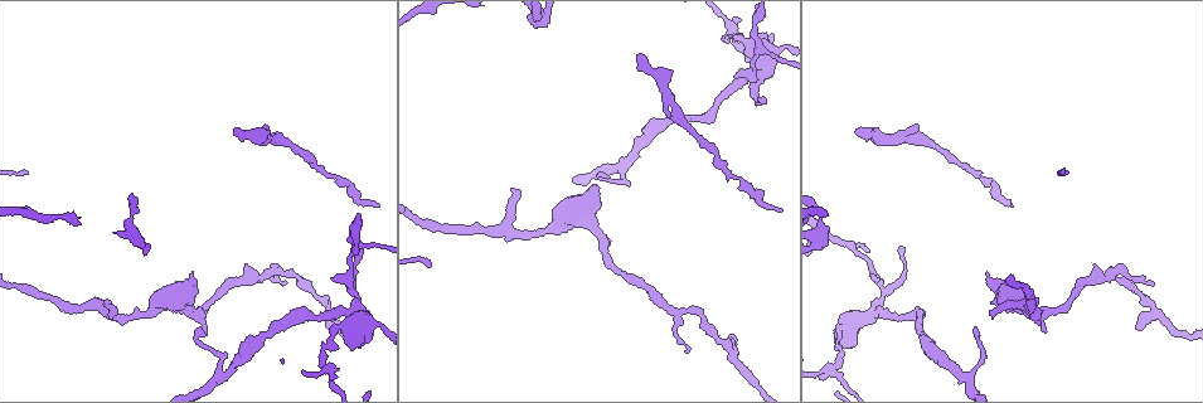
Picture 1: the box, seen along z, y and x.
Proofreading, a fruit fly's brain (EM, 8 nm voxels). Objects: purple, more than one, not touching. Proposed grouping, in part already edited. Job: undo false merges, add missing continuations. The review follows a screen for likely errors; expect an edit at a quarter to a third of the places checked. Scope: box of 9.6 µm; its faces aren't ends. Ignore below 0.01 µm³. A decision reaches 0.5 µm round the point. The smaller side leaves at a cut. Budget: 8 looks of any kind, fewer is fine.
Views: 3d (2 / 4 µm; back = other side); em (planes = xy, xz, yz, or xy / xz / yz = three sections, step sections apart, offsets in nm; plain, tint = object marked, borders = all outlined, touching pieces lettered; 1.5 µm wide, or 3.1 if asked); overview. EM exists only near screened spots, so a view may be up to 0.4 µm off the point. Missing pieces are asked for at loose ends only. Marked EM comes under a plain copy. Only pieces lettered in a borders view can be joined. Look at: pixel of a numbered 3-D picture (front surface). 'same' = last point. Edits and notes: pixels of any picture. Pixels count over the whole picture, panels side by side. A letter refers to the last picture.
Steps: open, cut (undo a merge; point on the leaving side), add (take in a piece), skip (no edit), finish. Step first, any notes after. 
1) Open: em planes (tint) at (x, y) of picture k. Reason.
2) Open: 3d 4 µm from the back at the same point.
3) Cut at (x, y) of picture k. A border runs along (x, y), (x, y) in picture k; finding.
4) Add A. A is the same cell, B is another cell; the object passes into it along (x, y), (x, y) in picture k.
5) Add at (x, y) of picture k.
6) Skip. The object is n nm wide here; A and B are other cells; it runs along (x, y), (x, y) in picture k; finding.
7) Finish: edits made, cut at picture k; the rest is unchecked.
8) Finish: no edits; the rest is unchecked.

Open: em planes (borders) at (637, 55) of picture 1. Free end.

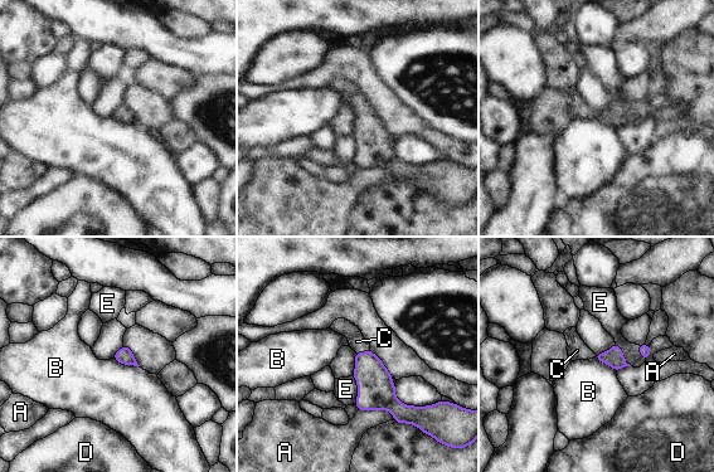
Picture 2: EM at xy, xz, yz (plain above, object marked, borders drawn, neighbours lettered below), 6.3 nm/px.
Add C. C is the same cell, A, B, D and E are other cells; the object passes into it along (375, 389), (362, 353), (356, 341) in picture 2; it goes on there.

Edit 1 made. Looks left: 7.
Open: em planes (borders) at (536, 18) of picture 1. Narrows sharply.

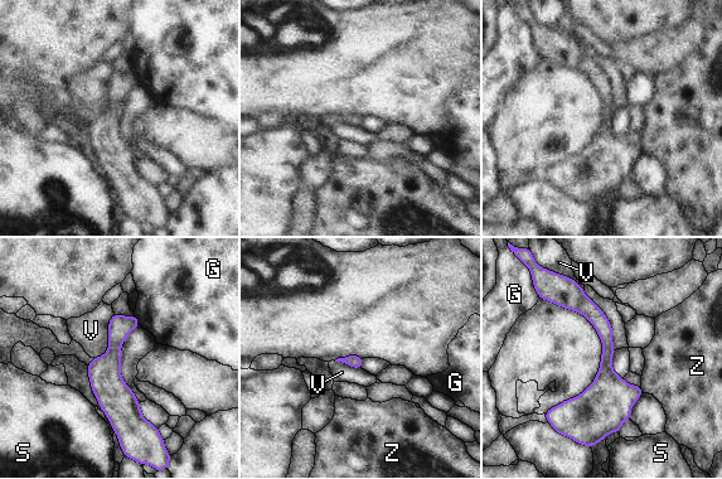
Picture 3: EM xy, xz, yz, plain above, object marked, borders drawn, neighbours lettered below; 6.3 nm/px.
Skip. The longest contact is with V, 320 nm; G, S, V and Z are other cells; continuous, no second neuron.

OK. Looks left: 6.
Open: em planes (borders) at (829, 367) of picture 1.

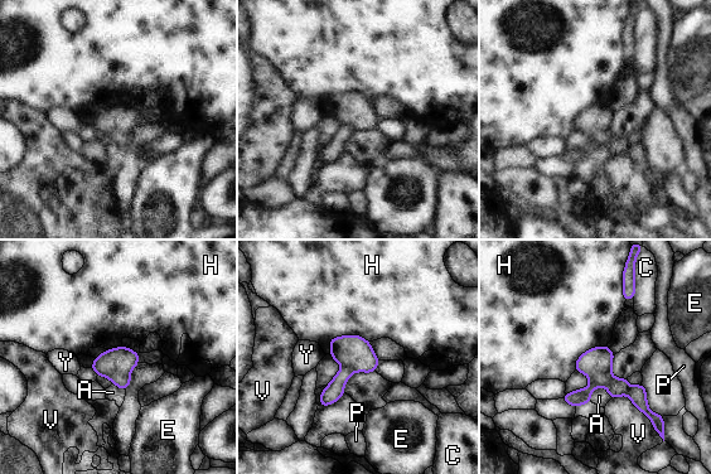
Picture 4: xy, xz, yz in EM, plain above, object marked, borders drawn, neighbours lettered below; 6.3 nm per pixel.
Cut at (121, 359) of picture 4. A, C, E, H, P, V and Y are other cells; a border runs along (129, 373), (111, 372), (106, 377) in picture 4; two neurons meet here.

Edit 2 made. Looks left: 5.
Finish: edits made, add at picture 2, cut at picture 4; the rest is unchecked.

